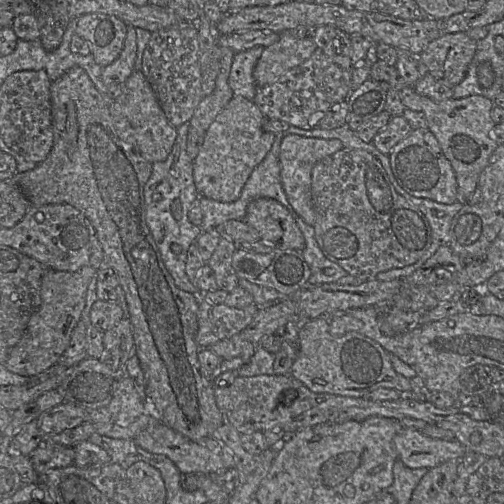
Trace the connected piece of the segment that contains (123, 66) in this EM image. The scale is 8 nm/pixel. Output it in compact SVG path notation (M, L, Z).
M128 26L123 49L118 58L110 65L103 67L102 80L105 85L125 83L135 69L137 57L136 28Z

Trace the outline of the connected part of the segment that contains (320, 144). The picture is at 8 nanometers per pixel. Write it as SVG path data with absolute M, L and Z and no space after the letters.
M289 134L283 138L280 146L281 180L289 204L293 210L309 225L314 226L315 210L312 199L312 169L317 162L343 149L338 139L324 139Z

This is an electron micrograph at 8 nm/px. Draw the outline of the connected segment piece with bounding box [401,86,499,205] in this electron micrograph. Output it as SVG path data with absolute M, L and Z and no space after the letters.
M411 86L401 90L401 98L407 108L425 114L430 131L438 139L444 155L454 169L457 180L457 201L463 205L469 203L478 187L481 172L499 145L493 138L493 129L496 125L492 119L494 102L483 95L436 101L420 95Z

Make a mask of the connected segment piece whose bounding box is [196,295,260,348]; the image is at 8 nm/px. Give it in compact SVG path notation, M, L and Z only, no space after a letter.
M200 295L199 298L196 342L200 348L208 348L218 341L241 333L260 307L254 302L244 308L234 308L226 303L212 304Z

